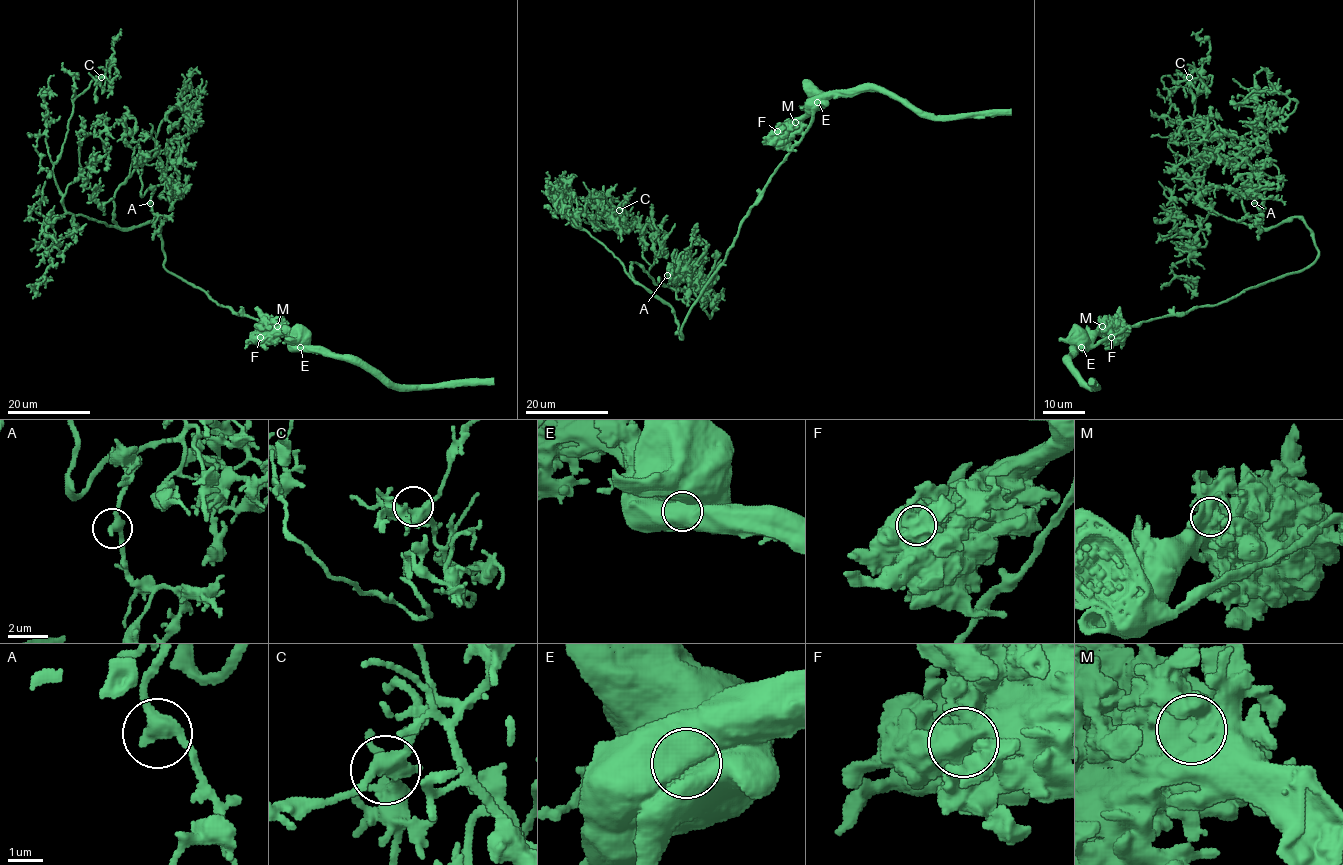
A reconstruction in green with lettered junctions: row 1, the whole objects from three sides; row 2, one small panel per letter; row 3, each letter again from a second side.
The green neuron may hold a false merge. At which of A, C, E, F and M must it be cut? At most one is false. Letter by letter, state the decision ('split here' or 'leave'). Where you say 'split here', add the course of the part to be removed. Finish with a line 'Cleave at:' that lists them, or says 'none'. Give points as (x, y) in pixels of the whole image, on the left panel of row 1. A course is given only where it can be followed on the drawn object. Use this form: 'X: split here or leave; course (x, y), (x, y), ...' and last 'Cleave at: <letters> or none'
A: leave
C: leave
E: split here; course (300, 347), (360, 359), (398, 385), (494, 379)
F: leave
M: leave
Cleave at: E

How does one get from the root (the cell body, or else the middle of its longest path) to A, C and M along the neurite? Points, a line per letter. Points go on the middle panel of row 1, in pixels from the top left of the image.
A: (819, 102), (681, 338), (674, 310), (630, 263), (655, 283), (667, 275)
C: (819, 102), (798, 122), (786, 159), (681, 338), (674, 310), (570, 214), (622, 232), (619, 210)
M: (819, 102), (795, 122)

